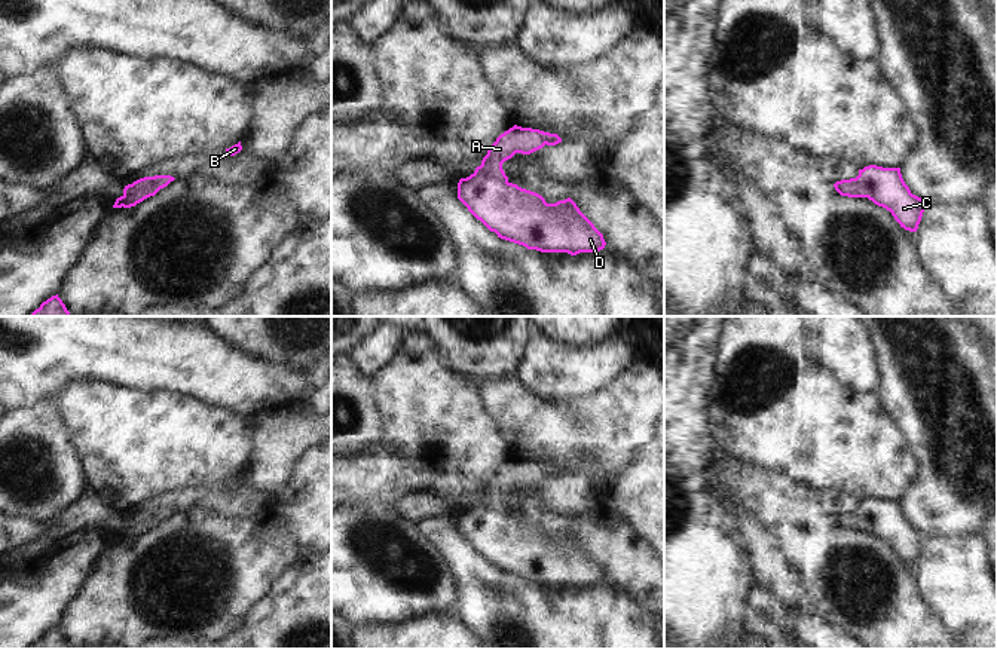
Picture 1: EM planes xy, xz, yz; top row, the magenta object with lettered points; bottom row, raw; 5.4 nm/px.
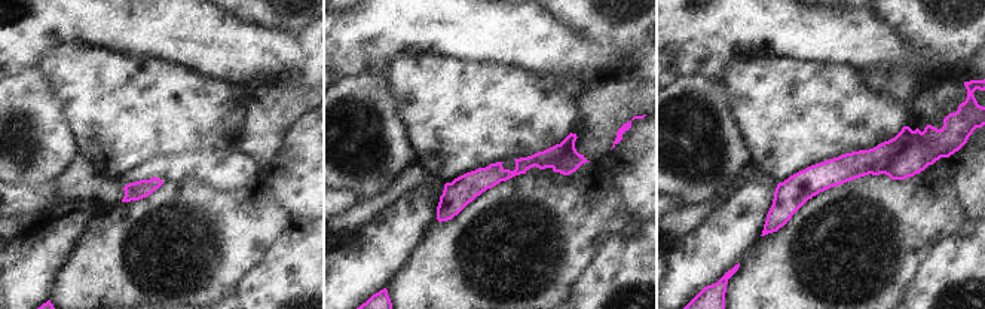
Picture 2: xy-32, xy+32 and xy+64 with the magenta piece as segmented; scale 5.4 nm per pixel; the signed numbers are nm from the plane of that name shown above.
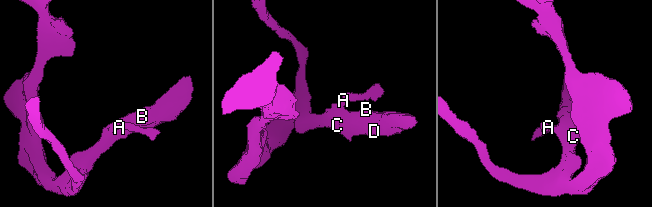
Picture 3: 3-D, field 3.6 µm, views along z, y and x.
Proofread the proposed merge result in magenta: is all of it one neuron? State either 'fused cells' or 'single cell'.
single cell

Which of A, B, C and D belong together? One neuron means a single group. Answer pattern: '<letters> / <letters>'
A B C D

